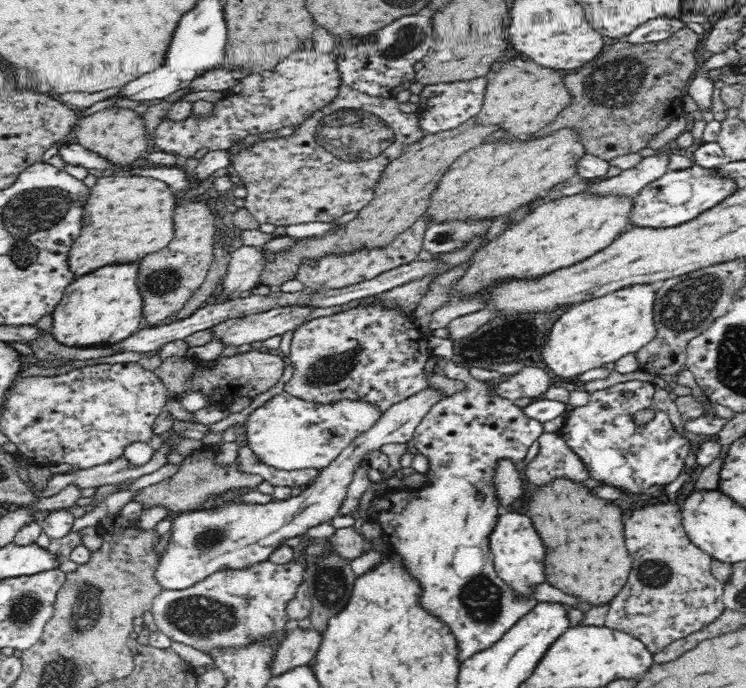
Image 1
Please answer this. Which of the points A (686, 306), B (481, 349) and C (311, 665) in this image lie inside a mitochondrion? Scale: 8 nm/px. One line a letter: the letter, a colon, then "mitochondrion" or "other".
A: mitochondrion
B: mitochondrion
C: other

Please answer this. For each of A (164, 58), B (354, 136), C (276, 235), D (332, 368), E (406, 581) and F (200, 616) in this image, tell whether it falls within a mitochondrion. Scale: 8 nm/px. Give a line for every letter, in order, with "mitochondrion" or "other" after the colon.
A: other
B: mitochondrion
C: other
D: mitochondrion
E: other
F: mitochondrion

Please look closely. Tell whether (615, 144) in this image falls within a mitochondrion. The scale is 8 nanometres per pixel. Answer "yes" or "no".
no

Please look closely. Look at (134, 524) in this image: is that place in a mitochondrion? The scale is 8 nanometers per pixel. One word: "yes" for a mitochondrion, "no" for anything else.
no

